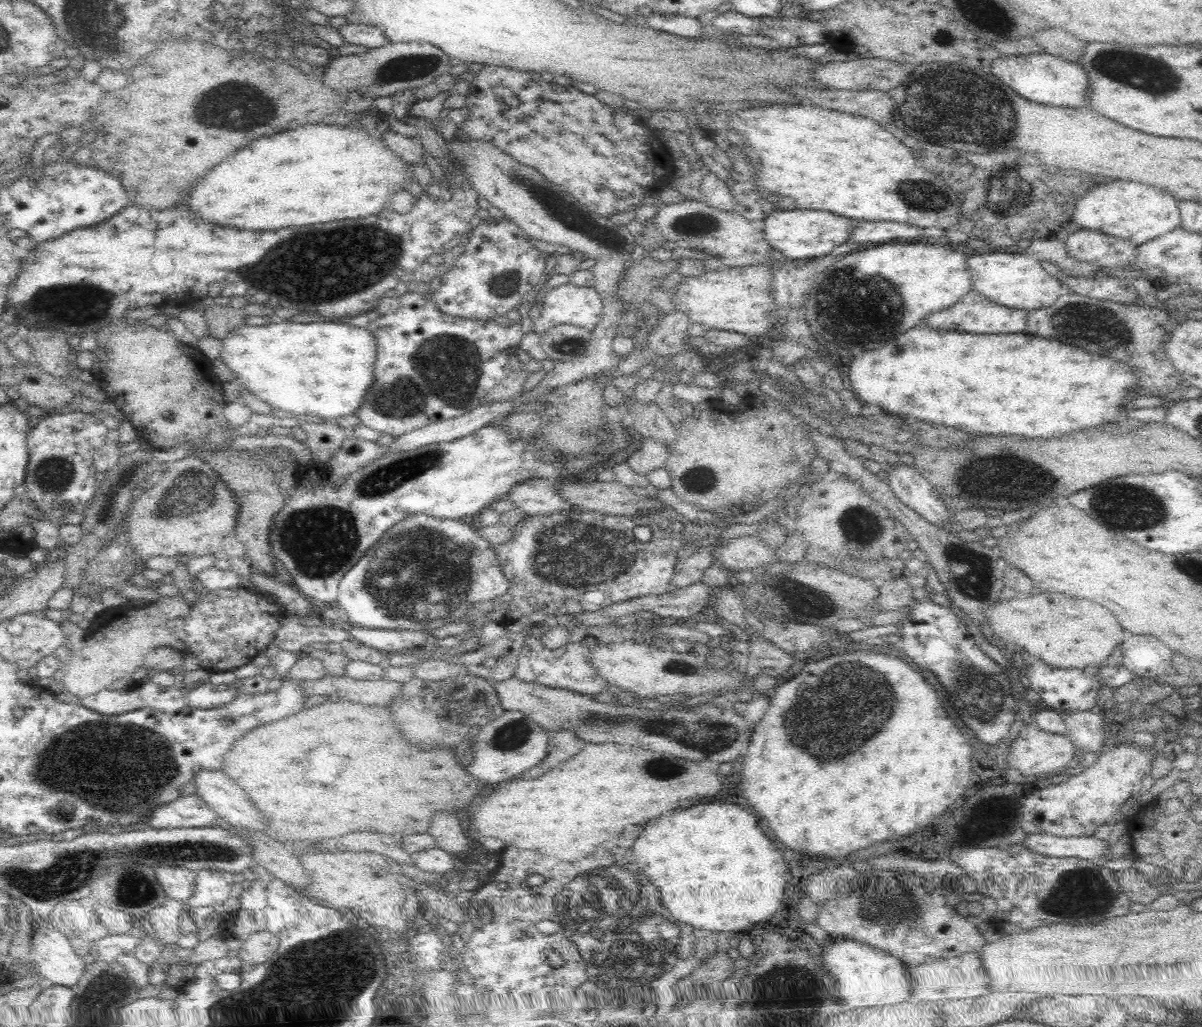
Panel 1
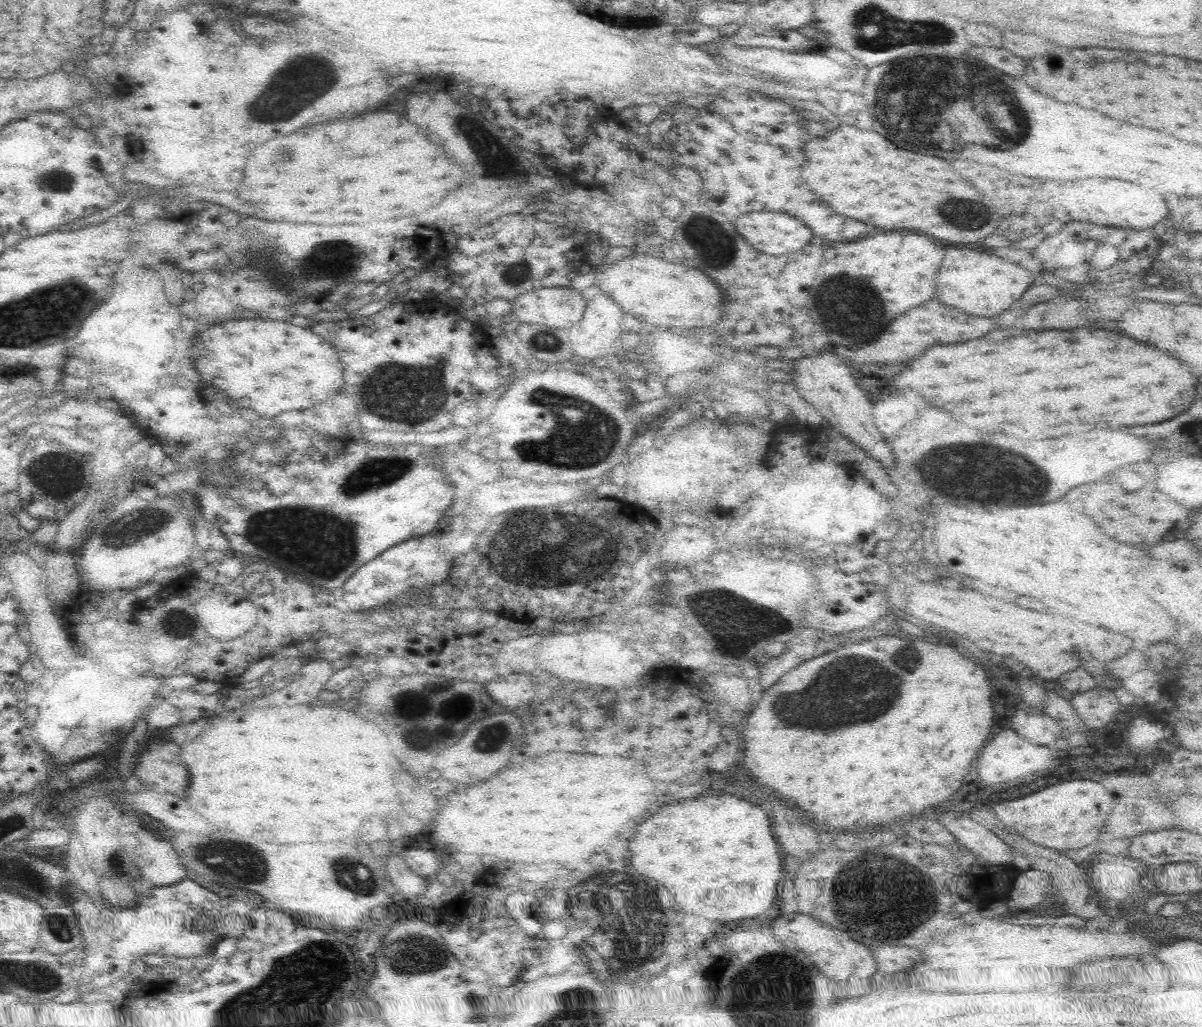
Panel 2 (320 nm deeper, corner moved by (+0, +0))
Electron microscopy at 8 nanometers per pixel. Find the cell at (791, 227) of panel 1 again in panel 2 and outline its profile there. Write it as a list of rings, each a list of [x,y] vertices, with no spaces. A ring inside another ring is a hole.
[[[771,211],[750,212],[732,221],[737,234],[755,250],[774,257],[801,250],[815,236],[802,222],[785,213]]]

